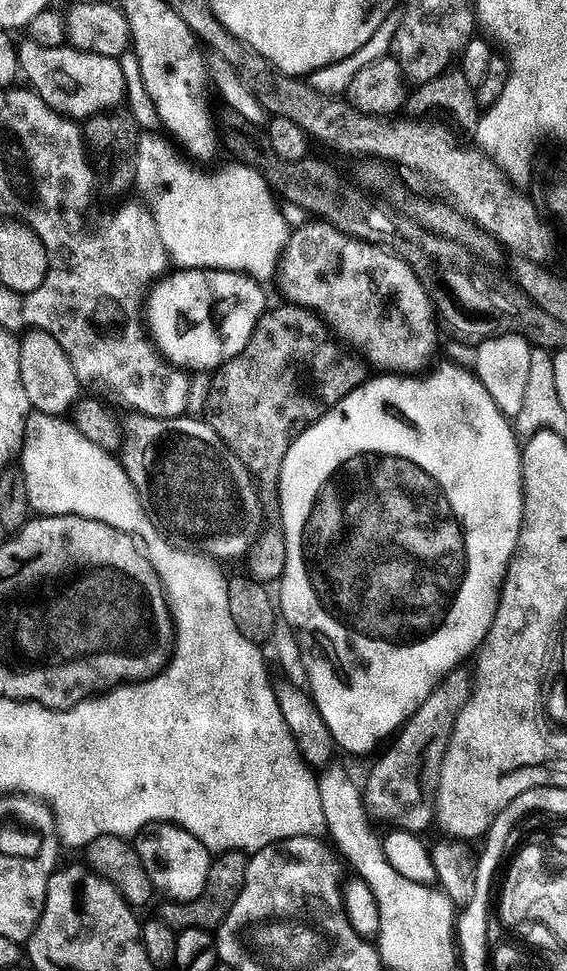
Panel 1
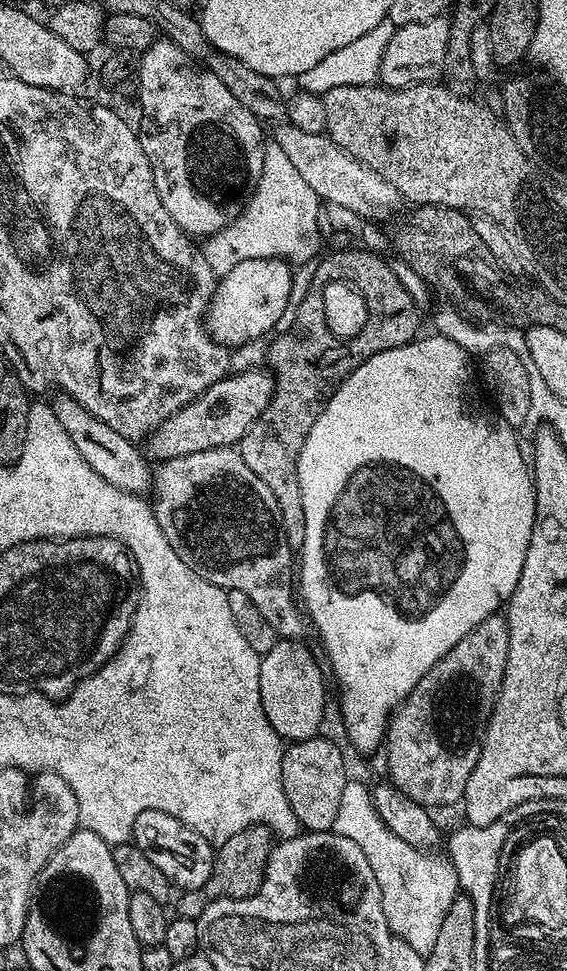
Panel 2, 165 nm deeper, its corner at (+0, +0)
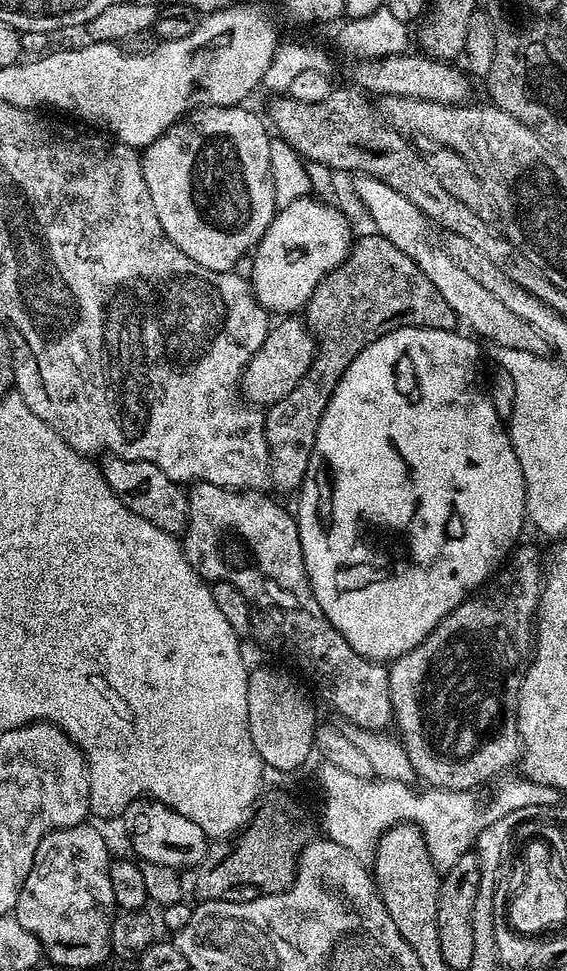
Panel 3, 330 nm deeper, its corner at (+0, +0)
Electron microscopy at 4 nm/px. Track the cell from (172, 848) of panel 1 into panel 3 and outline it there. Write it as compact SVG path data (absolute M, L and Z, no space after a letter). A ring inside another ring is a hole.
M151 798L131 801L123 809L123 820L124 828L128 831L128 840L141 861L158 862L158 866L170 866L177 870L192 870L208 853L209 833L204 832L202 826L198 826L198 822L194 822L192 817L178 814L167 803Z

